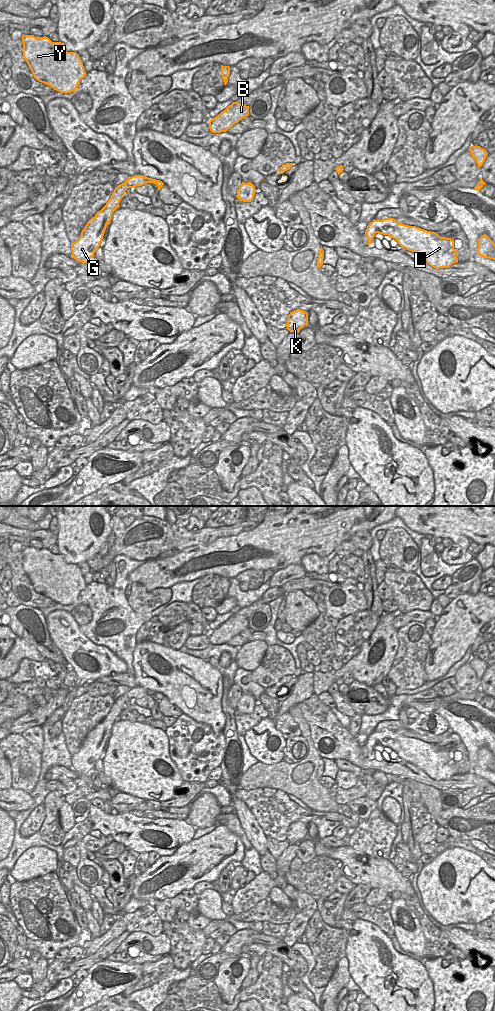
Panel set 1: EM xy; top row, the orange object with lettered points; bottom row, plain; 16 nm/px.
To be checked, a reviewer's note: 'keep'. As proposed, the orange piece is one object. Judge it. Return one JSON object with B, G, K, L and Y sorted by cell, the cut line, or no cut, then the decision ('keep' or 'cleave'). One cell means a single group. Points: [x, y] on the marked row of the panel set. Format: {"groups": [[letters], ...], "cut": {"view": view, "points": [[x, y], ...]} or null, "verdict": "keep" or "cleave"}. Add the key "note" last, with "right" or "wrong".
{"groups": [["B", "G", "K", "L", "Y"]], "cut": null, "verdict": "keep", "note": "right"}

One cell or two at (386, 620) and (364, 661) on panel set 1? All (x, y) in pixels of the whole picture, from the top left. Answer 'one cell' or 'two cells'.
one cell

